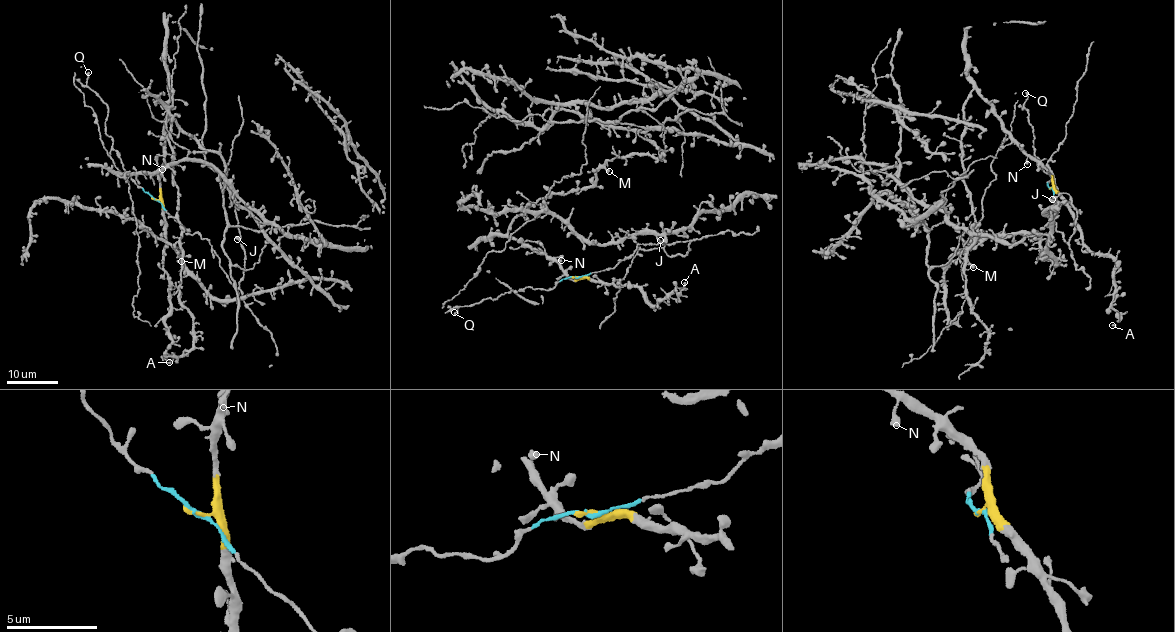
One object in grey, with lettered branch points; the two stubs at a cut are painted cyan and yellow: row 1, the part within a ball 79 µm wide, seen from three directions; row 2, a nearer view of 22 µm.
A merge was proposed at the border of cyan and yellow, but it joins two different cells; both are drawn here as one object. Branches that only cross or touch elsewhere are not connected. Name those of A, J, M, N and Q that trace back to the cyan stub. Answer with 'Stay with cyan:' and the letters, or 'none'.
Stay with cyan: J, Q

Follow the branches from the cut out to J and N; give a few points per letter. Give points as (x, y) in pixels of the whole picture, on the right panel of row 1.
J: (1050, 188), (1058, 204), (1048, 213), (1068, 242), (1075, 226), (1075, 208), (1066, 193), (1051, 199)
N: (1050, 188), (1051, 173), (1028, 156), (1027, 164)

